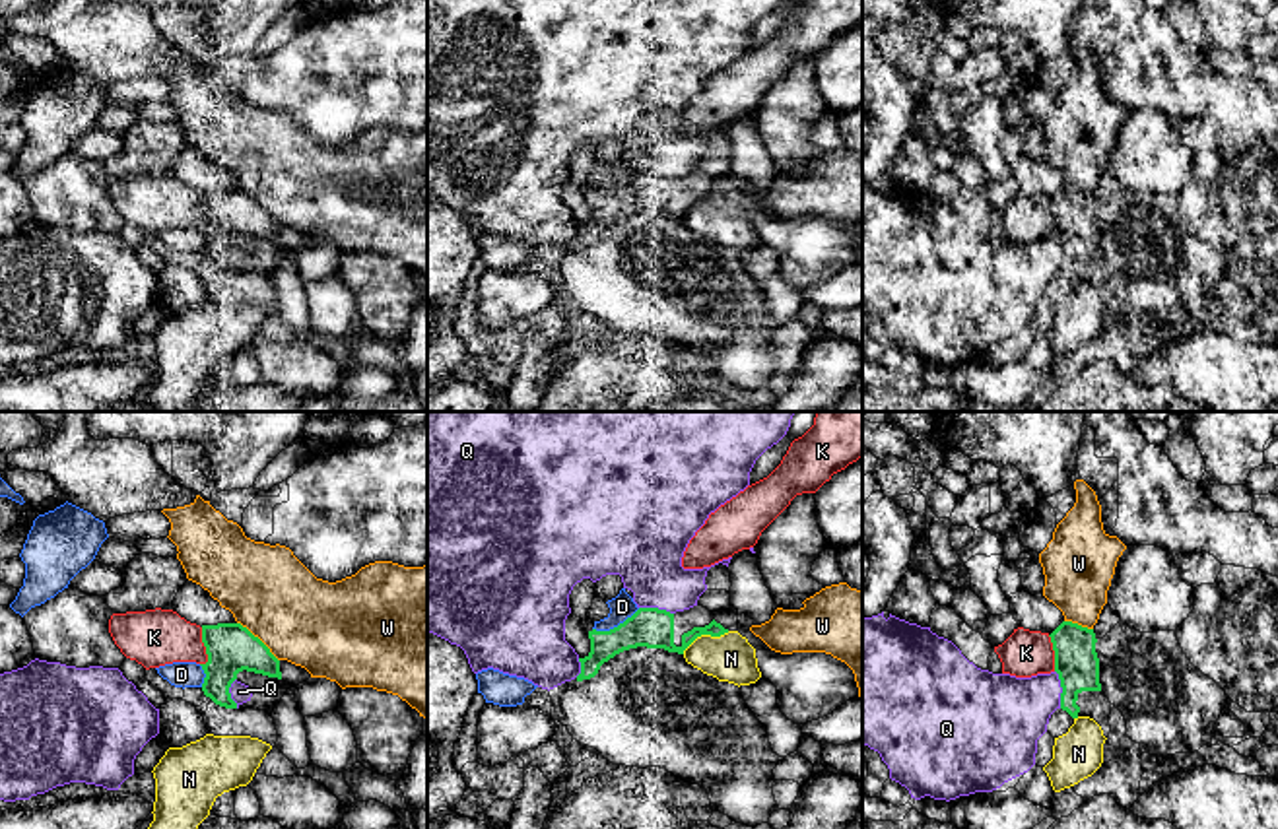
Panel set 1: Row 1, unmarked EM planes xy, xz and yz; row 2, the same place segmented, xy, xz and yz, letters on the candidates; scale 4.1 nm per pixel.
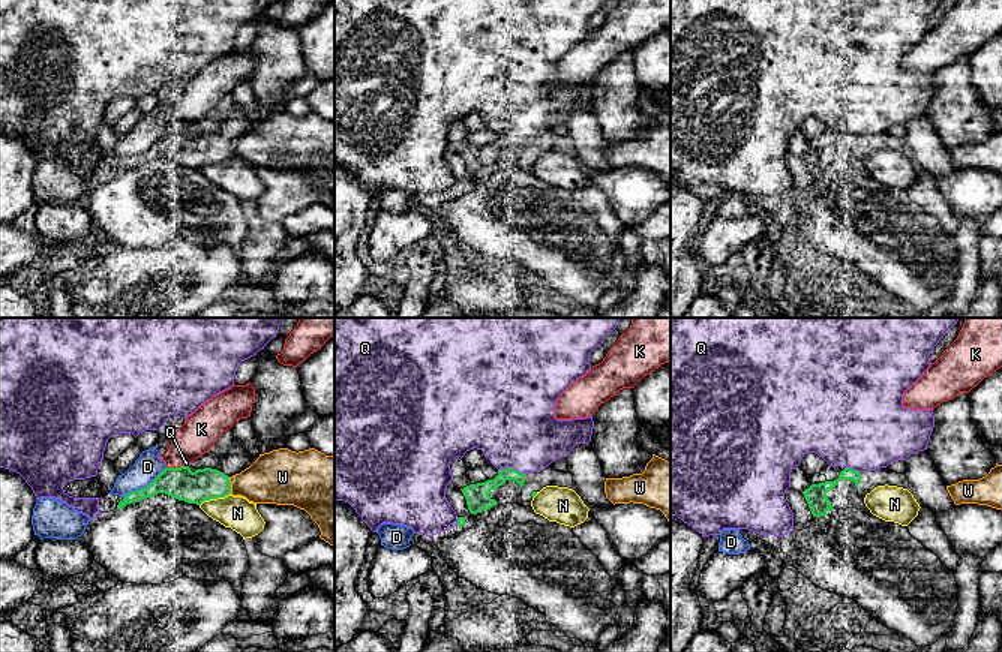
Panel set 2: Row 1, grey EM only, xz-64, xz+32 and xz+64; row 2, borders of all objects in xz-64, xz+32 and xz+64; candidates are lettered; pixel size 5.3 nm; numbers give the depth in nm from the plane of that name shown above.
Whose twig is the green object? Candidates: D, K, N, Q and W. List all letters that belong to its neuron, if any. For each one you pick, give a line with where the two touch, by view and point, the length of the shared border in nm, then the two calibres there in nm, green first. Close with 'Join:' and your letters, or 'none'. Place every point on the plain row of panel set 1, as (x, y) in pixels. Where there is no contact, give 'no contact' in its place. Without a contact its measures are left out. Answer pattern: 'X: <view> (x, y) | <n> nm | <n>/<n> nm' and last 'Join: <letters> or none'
Join: none

